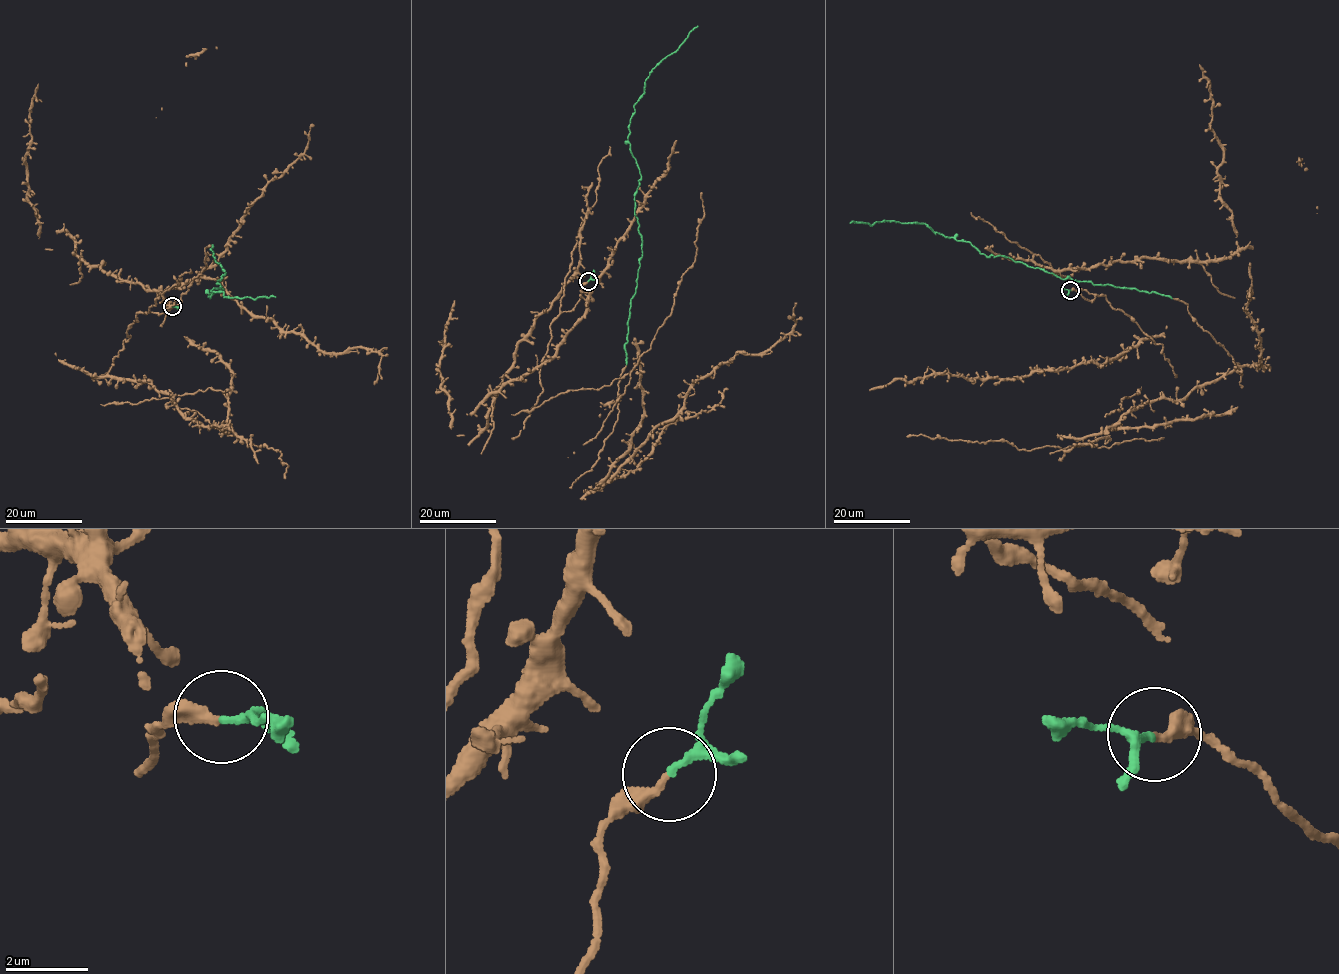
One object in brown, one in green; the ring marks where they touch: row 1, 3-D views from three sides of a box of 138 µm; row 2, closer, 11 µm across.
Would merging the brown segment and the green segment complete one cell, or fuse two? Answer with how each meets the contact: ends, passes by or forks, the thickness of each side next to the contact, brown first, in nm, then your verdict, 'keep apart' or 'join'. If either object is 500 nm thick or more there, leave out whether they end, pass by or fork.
brown ends | green passes by | 240/140 nm | join

